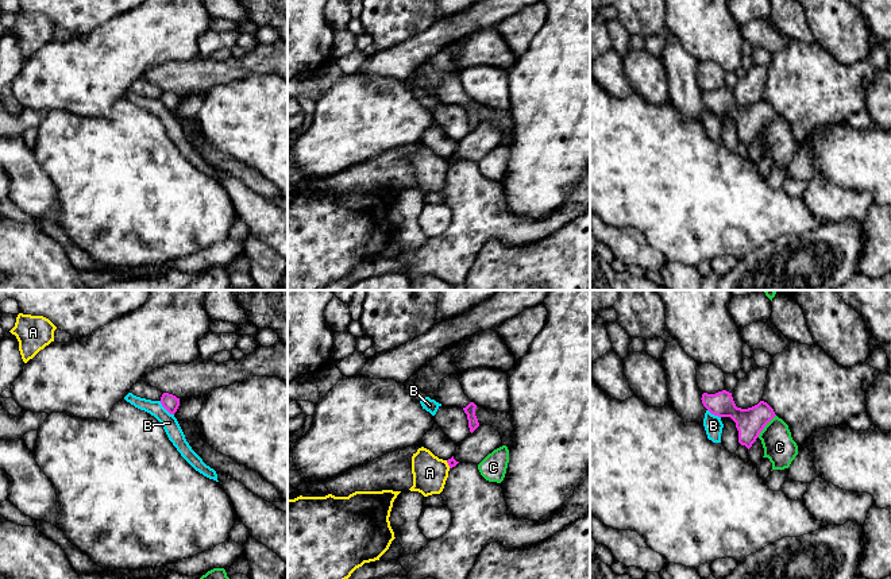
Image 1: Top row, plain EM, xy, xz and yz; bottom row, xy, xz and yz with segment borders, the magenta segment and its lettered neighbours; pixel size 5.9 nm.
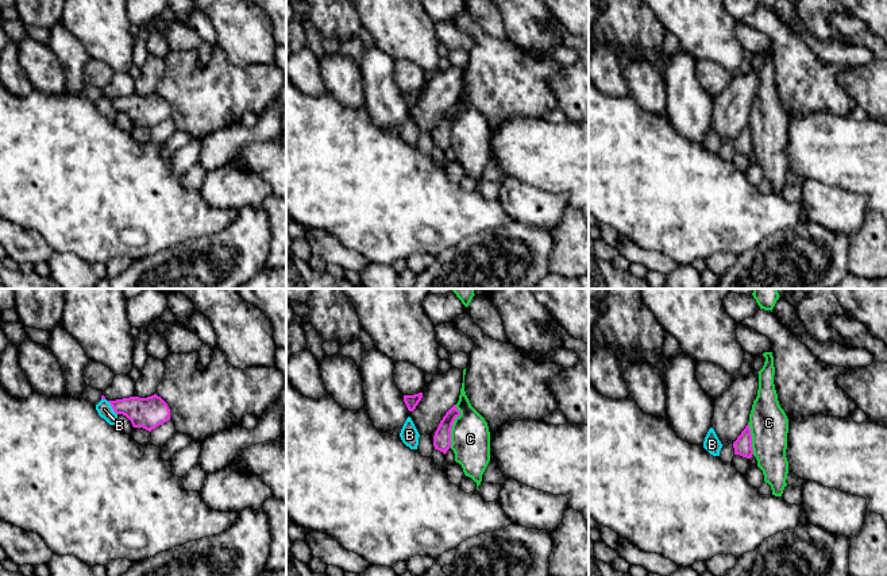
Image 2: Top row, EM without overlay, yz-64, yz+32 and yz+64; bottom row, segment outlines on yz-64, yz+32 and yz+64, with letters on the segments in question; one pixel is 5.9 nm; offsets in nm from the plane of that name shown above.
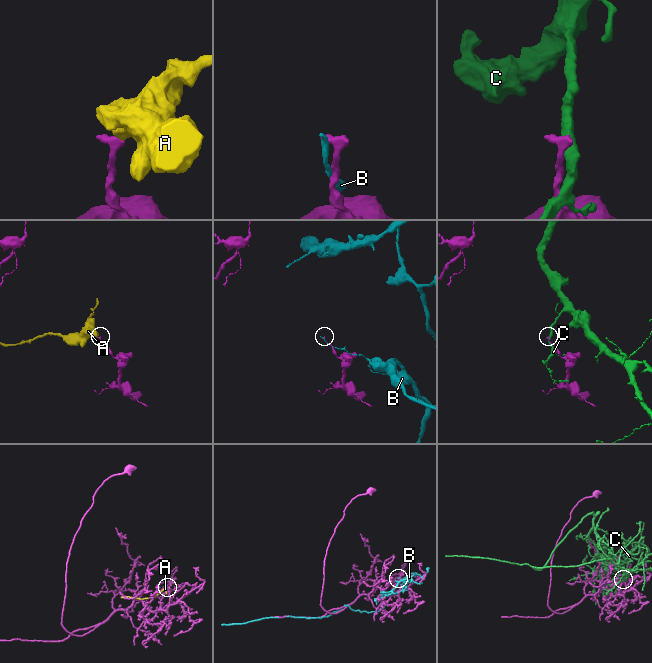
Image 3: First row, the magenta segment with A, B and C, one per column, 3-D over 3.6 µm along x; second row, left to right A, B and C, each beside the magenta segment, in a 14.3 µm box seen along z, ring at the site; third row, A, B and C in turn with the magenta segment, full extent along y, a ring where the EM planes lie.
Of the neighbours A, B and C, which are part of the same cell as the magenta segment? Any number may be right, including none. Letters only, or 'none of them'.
none of them

